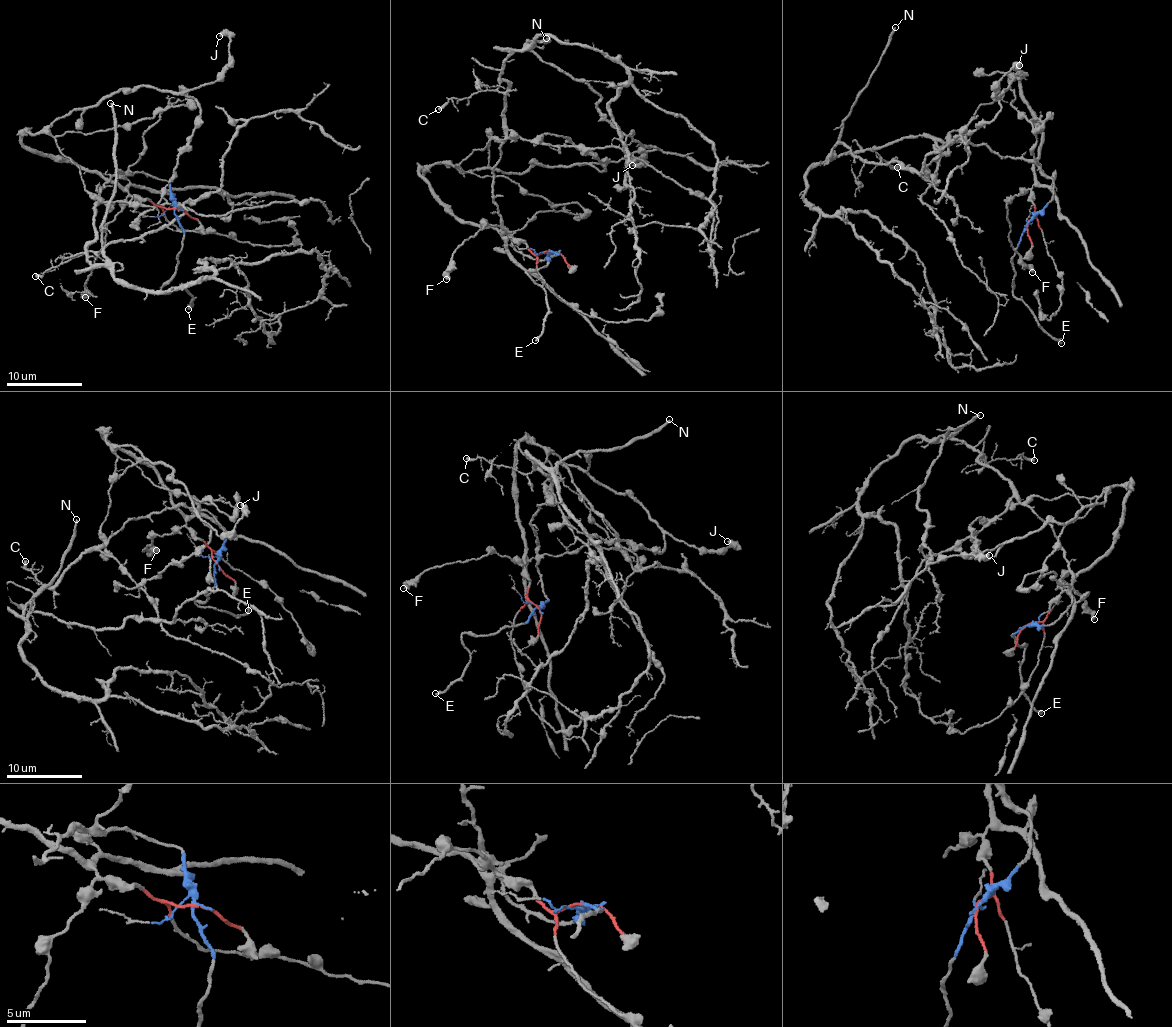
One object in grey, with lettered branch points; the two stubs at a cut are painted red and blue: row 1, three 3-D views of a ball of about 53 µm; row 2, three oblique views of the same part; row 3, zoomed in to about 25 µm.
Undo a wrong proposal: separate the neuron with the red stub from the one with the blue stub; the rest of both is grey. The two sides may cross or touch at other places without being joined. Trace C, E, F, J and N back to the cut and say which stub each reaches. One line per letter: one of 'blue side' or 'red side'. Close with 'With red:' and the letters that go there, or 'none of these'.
C: blue side
E: blue side
F: red side
J: red side
N: blue side
With red: F, J

